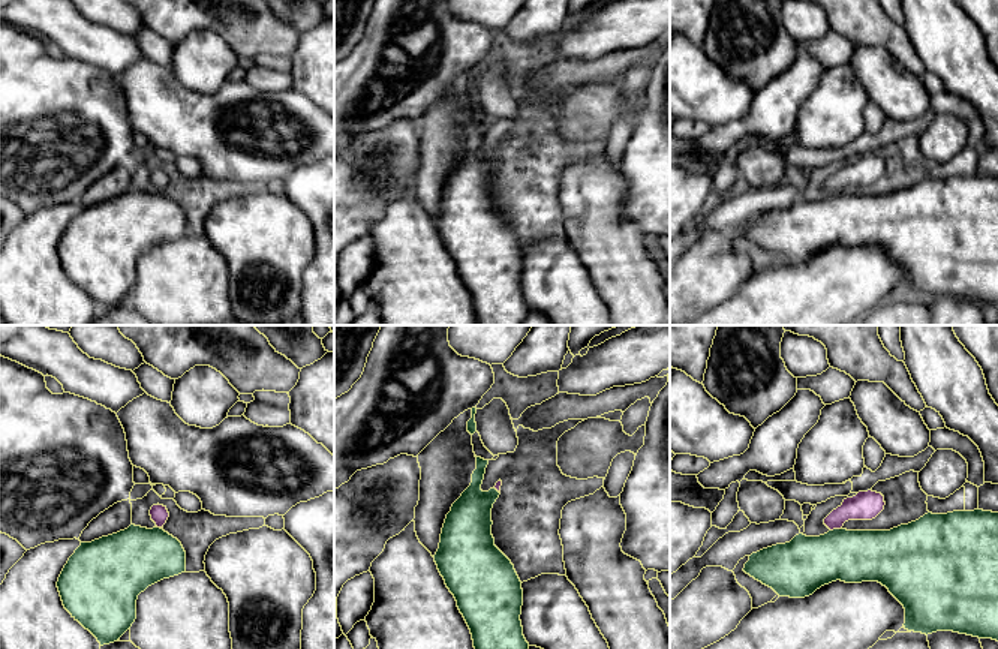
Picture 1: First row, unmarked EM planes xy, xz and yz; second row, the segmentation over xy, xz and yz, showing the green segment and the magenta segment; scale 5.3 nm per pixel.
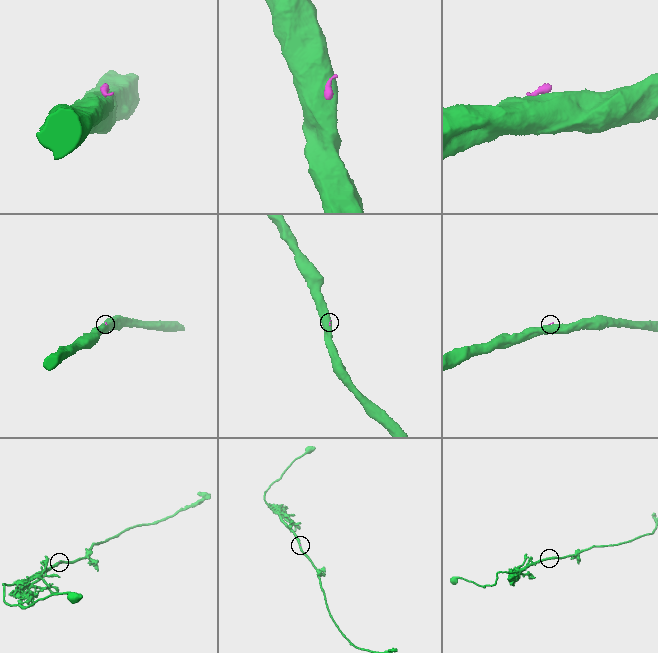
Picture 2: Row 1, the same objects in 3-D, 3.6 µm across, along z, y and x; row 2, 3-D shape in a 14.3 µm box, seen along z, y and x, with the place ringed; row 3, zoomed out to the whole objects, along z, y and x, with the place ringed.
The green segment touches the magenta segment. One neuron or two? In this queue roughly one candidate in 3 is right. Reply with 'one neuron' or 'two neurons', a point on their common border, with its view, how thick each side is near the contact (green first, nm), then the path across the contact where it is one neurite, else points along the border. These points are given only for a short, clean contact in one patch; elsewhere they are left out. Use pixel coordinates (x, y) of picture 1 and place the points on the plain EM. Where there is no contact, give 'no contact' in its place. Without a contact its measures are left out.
two neurons; contact yz (835, 194); calibres 300 and 160 nm; border yz (841, 191), (830, 195)

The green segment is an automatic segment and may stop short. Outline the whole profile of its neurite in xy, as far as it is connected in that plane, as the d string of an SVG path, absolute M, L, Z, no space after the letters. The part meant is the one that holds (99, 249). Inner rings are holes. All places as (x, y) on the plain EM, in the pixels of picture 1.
M130 189L117 198L81 207L64 229L57 252L64 273L100 307L117 306L136 283L136 264L148 250L186 235L181 207L160 192Z

